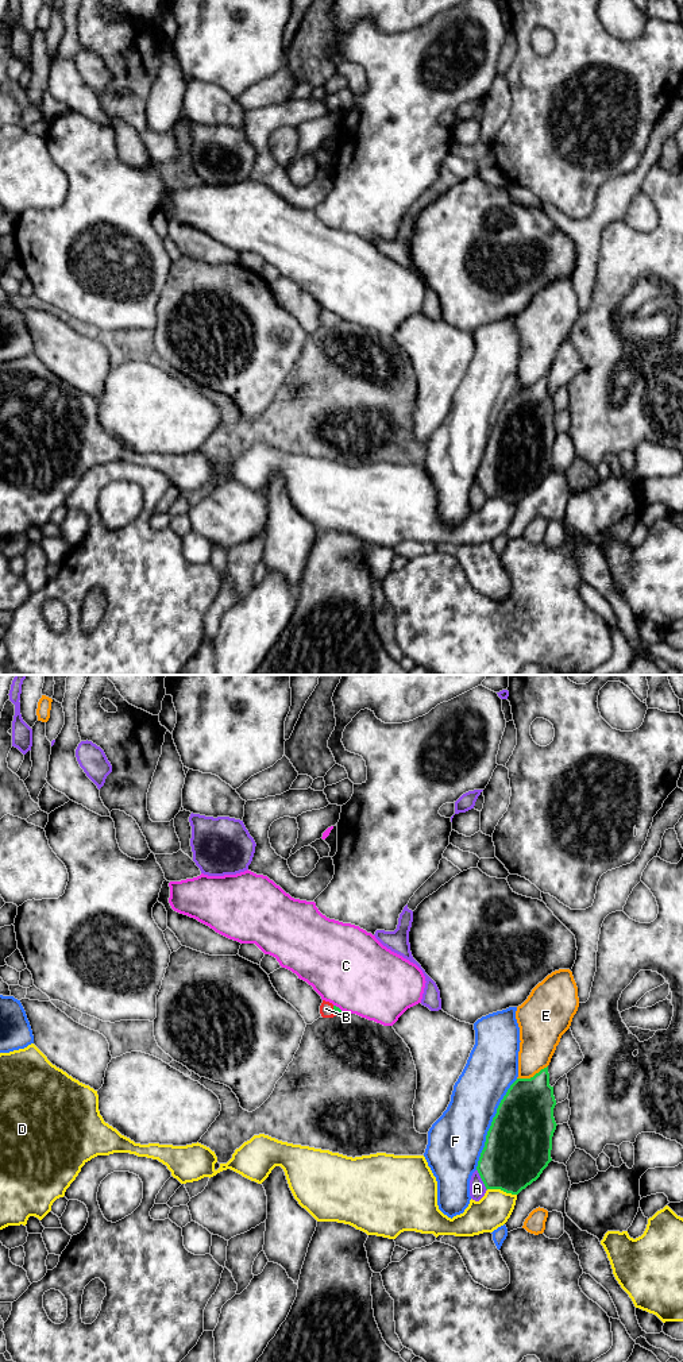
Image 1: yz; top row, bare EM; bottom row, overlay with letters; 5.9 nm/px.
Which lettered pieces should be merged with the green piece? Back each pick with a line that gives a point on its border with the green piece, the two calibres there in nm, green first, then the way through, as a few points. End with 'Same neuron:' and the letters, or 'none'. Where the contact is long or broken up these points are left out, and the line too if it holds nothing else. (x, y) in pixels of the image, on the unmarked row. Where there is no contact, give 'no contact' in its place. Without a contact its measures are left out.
B: yz (334, 320) | 50/80 nm | across yz (336, 319), (334, 320), (325, 317)
Same neuron: B

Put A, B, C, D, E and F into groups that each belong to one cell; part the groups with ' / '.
A / B / C / D / E / F

